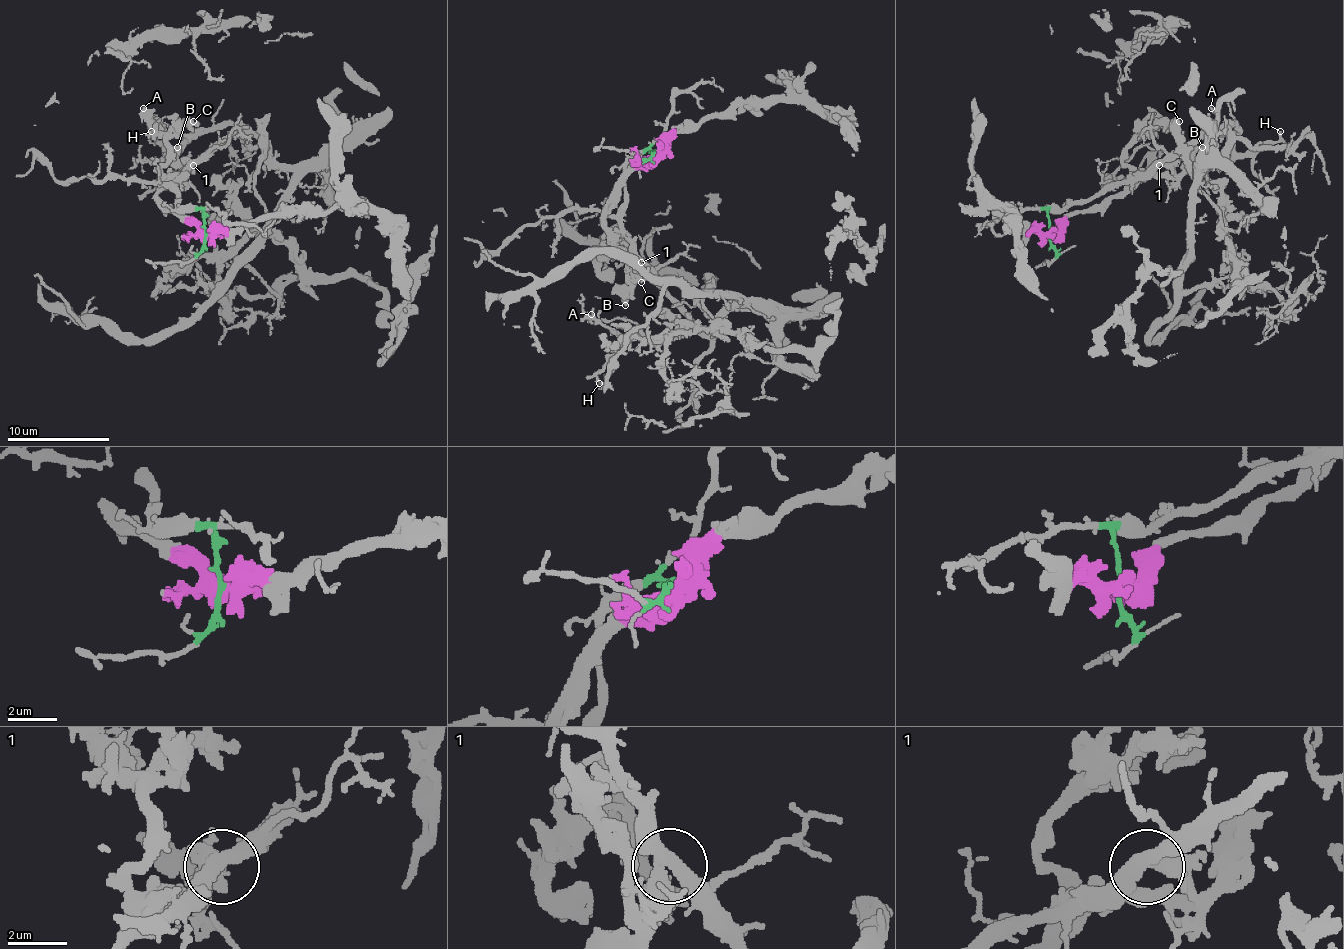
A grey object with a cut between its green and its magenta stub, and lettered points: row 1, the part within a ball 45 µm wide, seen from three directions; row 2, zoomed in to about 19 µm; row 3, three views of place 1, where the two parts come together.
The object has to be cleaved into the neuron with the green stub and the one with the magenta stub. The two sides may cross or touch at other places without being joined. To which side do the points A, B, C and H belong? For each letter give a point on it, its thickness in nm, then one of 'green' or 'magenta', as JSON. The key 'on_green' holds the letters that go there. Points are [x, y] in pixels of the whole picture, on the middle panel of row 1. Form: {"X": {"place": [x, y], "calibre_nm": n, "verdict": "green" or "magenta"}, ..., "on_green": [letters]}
{"A": {"place": [591, 314], "calibre_nm": 200, "verdict": "green"}, "B": {"place": [625, 305], "calibre_nm": 320, "verdict": "magenta"}, "C": {"place": [641, 282], "calibre_nm": 360, "verdict": "magenta"}, "H": {"place": [599, 383], "calibre_nm": 130, "verdict": "green"}, "on_green": ["A", "H"]}

